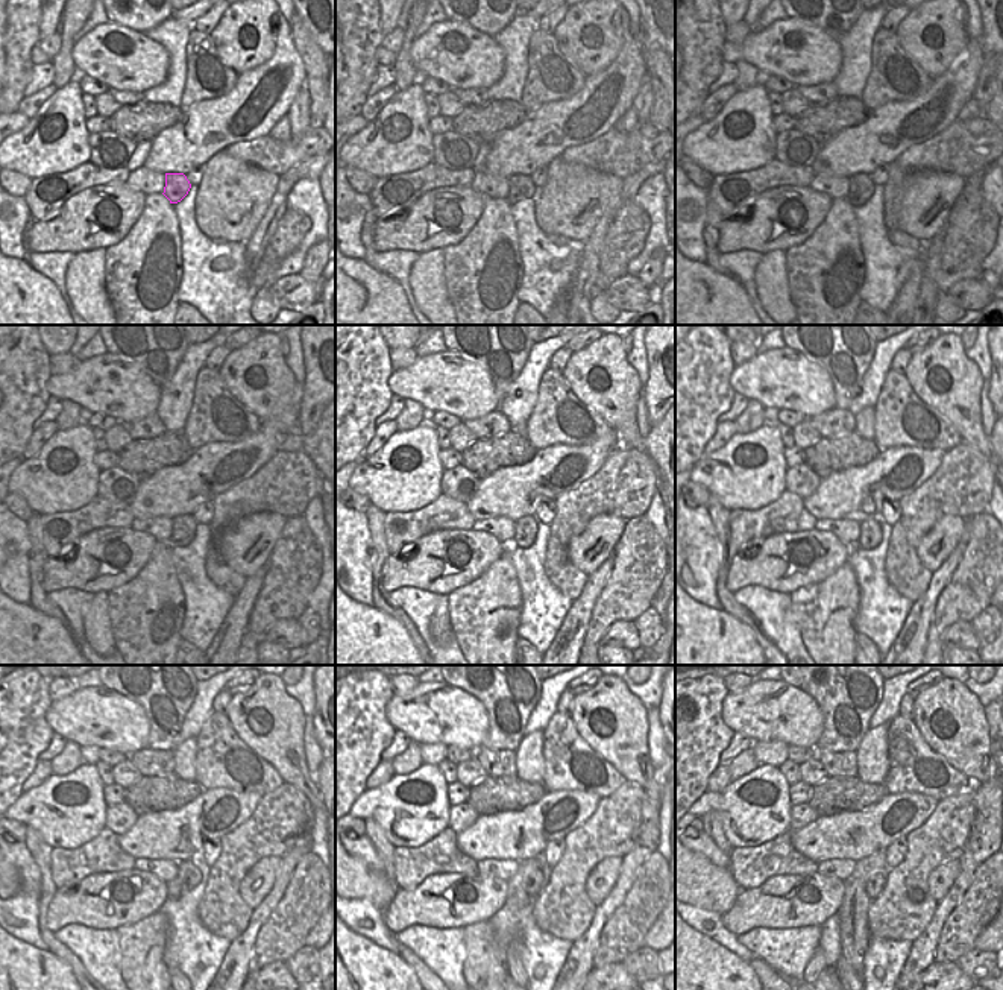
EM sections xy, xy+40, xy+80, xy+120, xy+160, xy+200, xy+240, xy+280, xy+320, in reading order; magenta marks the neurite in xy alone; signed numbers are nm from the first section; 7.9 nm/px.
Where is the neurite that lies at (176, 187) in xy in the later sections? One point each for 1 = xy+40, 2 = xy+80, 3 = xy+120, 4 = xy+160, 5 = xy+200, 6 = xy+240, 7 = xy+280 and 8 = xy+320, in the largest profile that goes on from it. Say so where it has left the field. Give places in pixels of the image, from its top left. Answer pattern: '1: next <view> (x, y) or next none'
1: next xy+40 (522, 187)
2: next xy+80 (862, 187)
3: next xy+120 (184, 526)
4: next xy+160 (525, 535)
5: next xy+200 (870, 533)
6: next xy+240 (188, 873)
7: next xy+280 (533, 884)
8: next xy+320 (876, 881)

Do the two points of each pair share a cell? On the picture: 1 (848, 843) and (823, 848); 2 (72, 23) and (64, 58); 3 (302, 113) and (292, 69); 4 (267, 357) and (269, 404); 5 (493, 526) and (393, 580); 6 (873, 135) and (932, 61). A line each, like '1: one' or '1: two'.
1: one
2: one
3: two
4: one
5: two
6: two

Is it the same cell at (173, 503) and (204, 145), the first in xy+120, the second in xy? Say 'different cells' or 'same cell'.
same cell

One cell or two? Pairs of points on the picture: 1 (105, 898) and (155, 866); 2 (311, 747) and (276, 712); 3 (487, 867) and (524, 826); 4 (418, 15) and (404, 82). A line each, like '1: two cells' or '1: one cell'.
1: two cells
2: two cells
3: two cells
4: one cell

